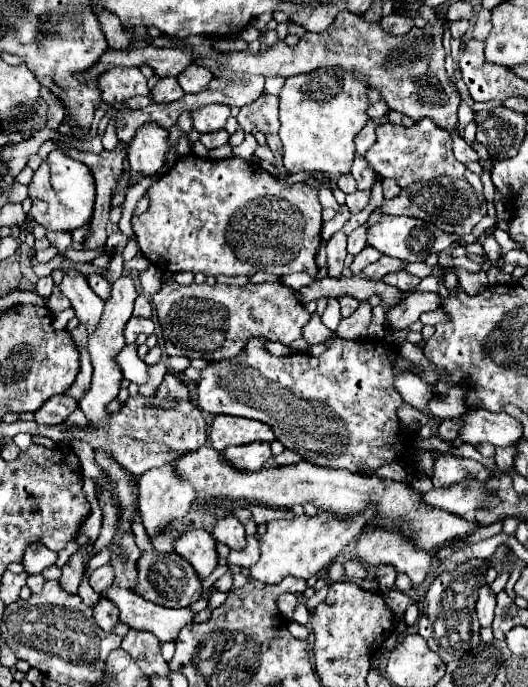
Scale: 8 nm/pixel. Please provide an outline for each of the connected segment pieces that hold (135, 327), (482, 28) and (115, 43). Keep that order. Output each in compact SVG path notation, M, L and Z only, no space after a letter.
M133 316L133 318L127 322L127 326L125 326L125 342L127 342L127 344L135 344L137 334L145 332L147 336L151 336L151 334L153 334L153 328L155 328L155 326L153 326L153 320Z
M481 8L473 29L473 38L485 41L492 29L491 11Z
M99 10L99 12L97 12L97 18L99 18L101 30L105 32L105 38L107 38L107 42L109 42L109 48L131 48L133 40L127 36L127 32L125 32L125 28L121 26L121 22L119 22L117 16Z

